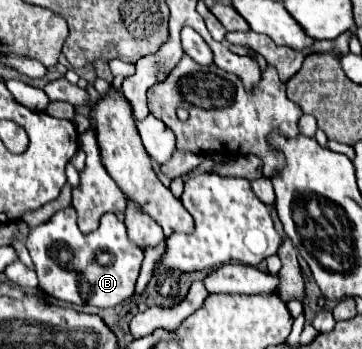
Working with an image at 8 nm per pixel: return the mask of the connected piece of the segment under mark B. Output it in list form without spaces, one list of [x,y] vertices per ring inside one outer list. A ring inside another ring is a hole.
[[[70,206],[56,212],[48,222],[32,228],[26,248],[34,260],[34,270],[44,294],[62,302],[94,304],[100,308],[116,306],[134,294],[134,284],[144,260],[144,252],[128,242],[124,222],[118,220],[116,214],[106,212],[94,232],[82,234],[76,222],[76,210]]]

